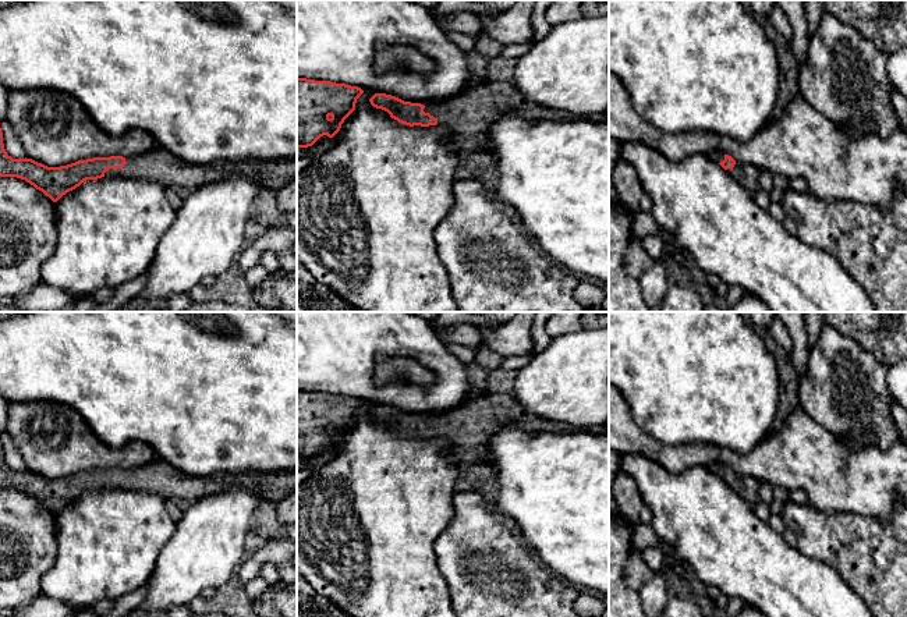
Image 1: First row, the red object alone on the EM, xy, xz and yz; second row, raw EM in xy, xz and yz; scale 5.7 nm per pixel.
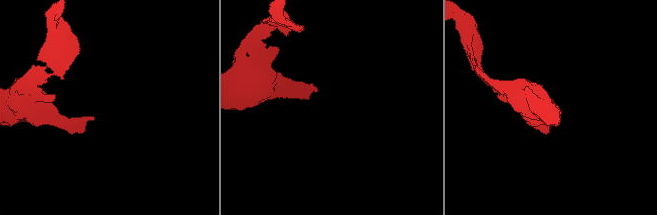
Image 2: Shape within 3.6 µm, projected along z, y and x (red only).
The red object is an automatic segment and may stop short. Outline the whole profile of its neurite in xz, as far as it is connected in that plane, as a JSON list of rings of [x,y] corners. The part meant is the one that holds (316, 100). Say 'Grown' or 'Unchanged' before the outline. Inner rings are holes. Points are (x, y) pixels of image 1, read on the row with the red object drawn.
Unchanged. [[[297,78],[297,148],[312,146],[323,135],[333,138],[362,93],[358,86]]]

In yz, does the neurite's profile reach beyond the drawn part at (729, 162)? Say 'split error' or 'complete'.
split error

